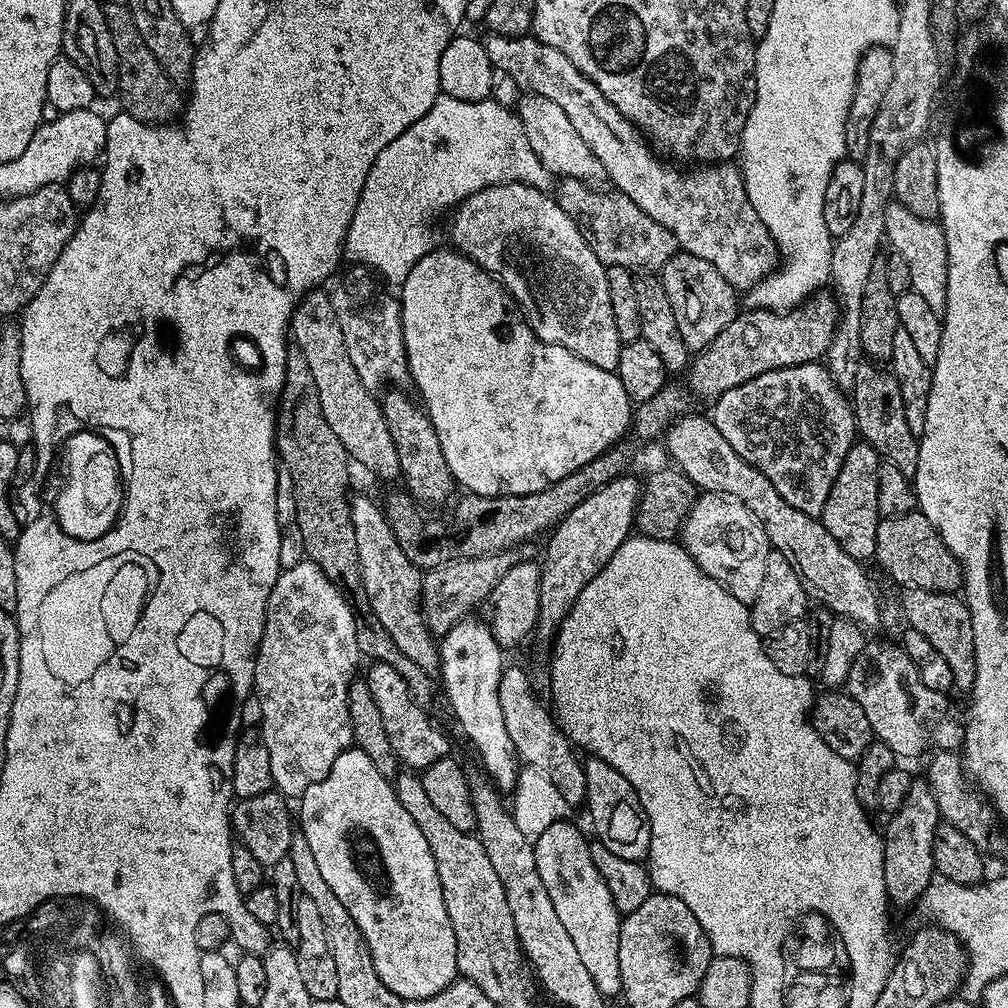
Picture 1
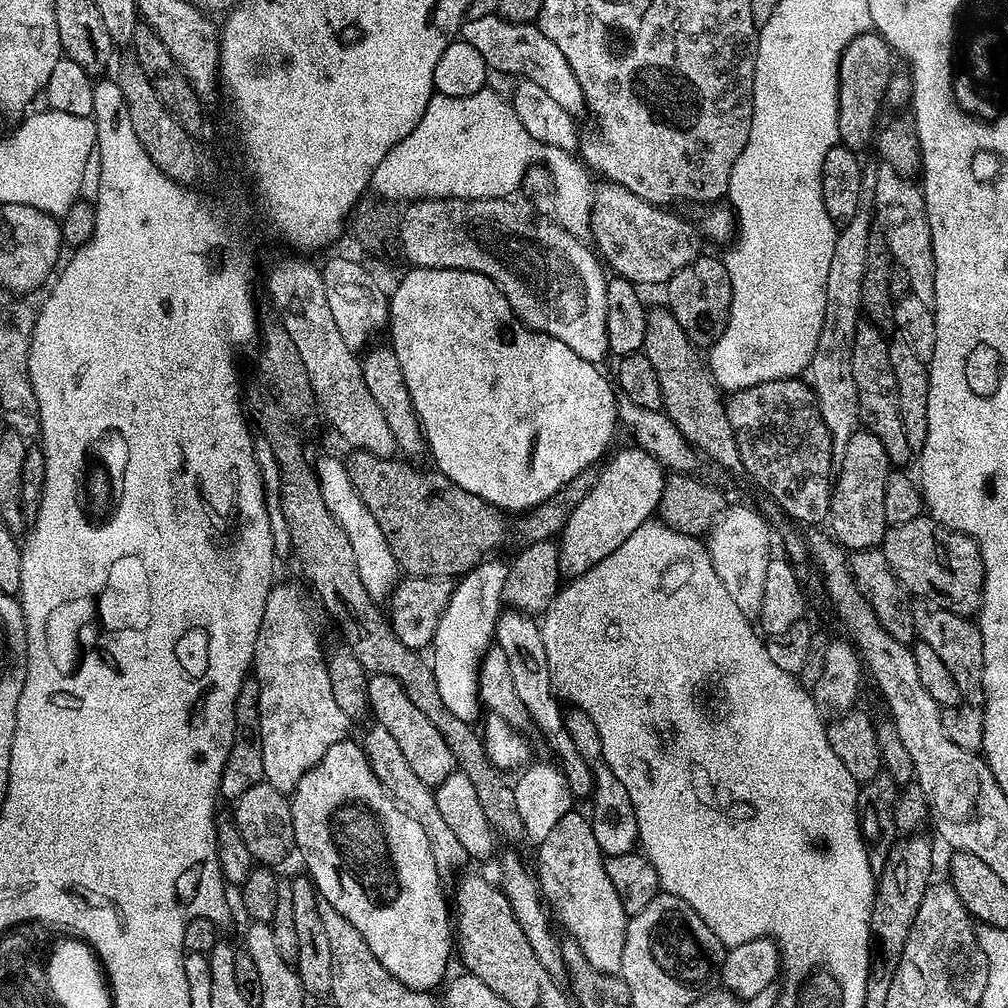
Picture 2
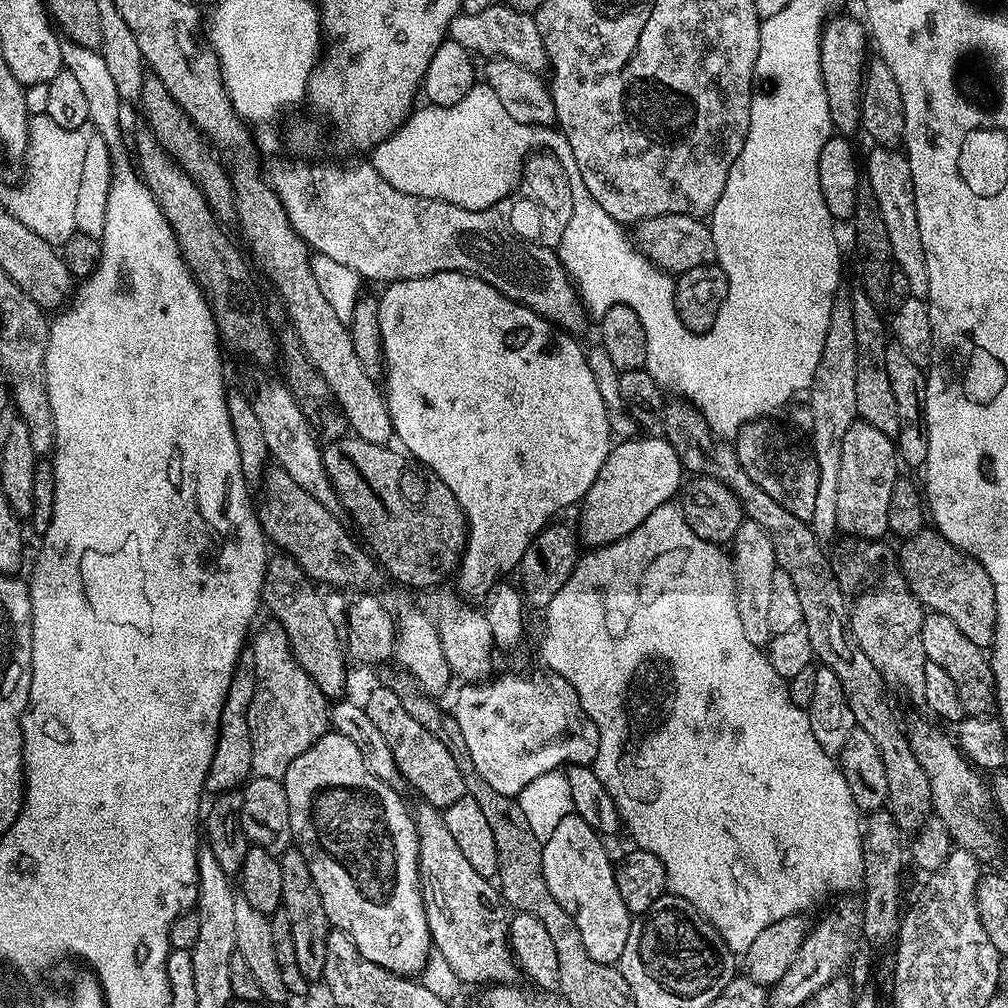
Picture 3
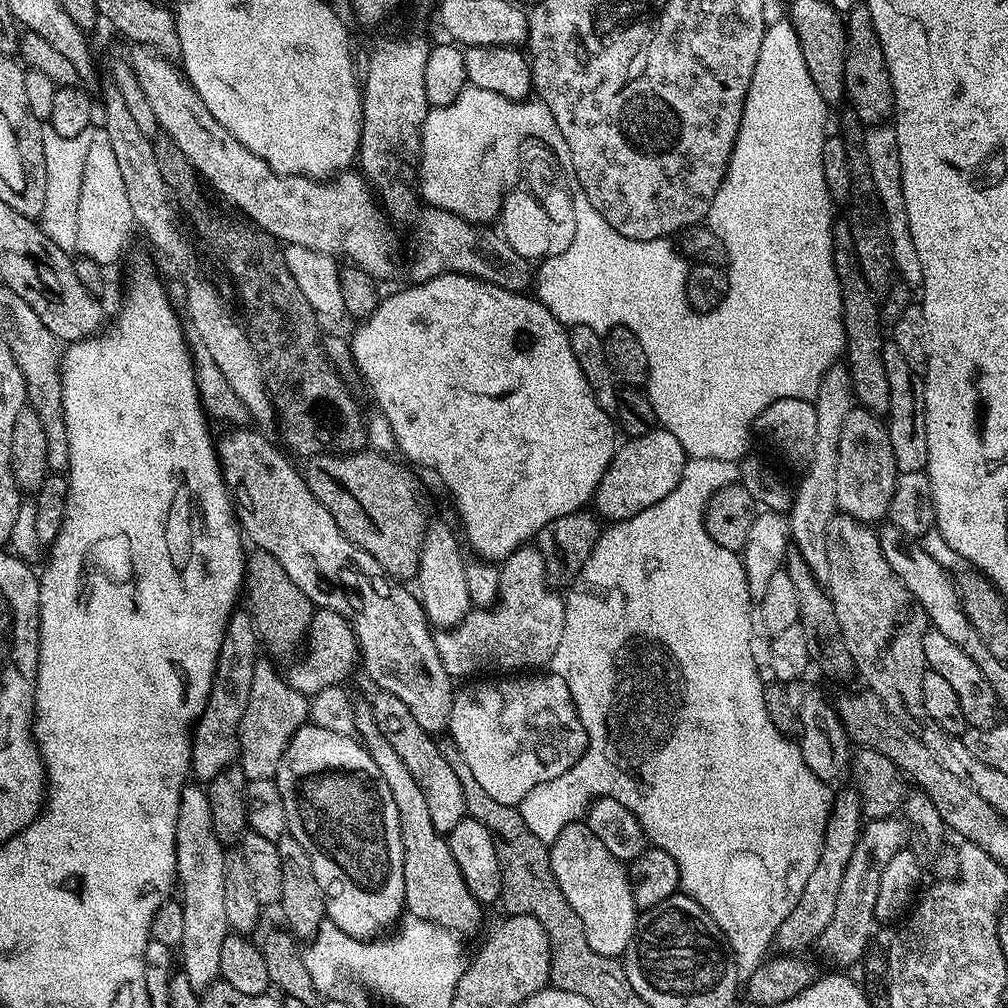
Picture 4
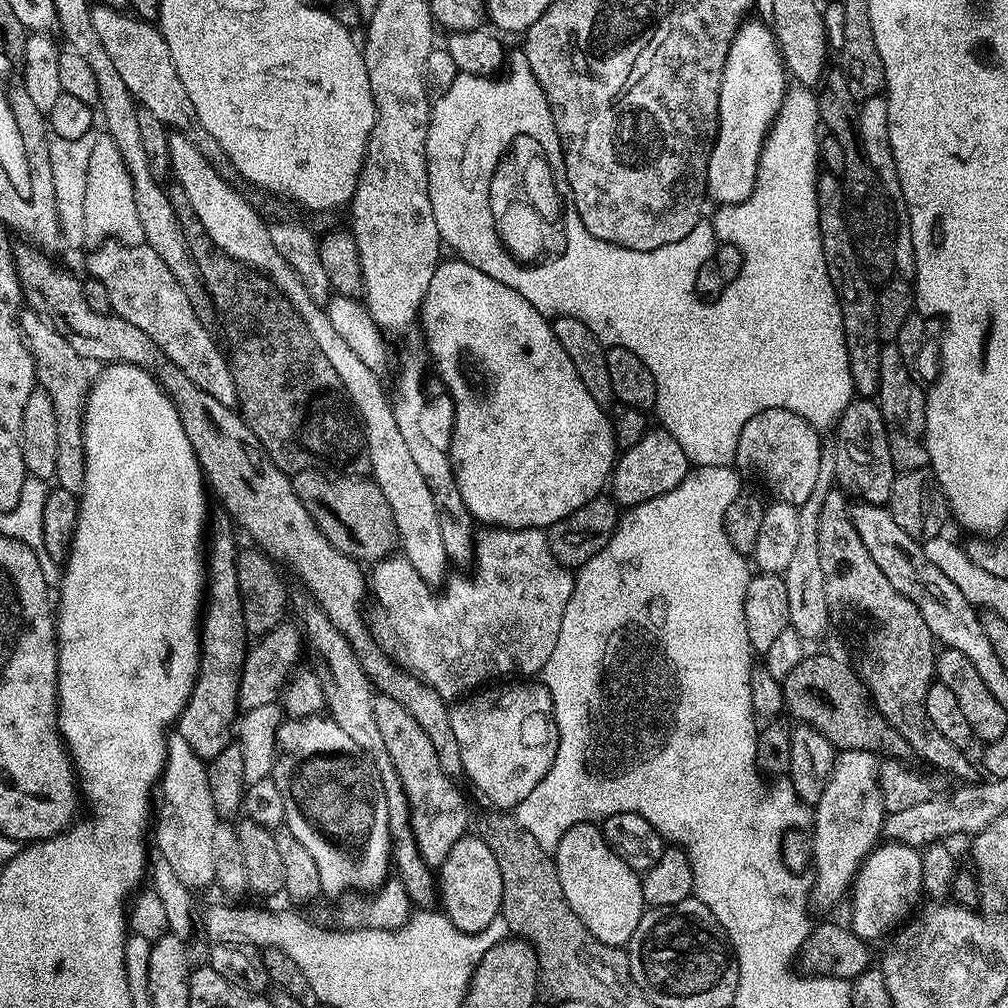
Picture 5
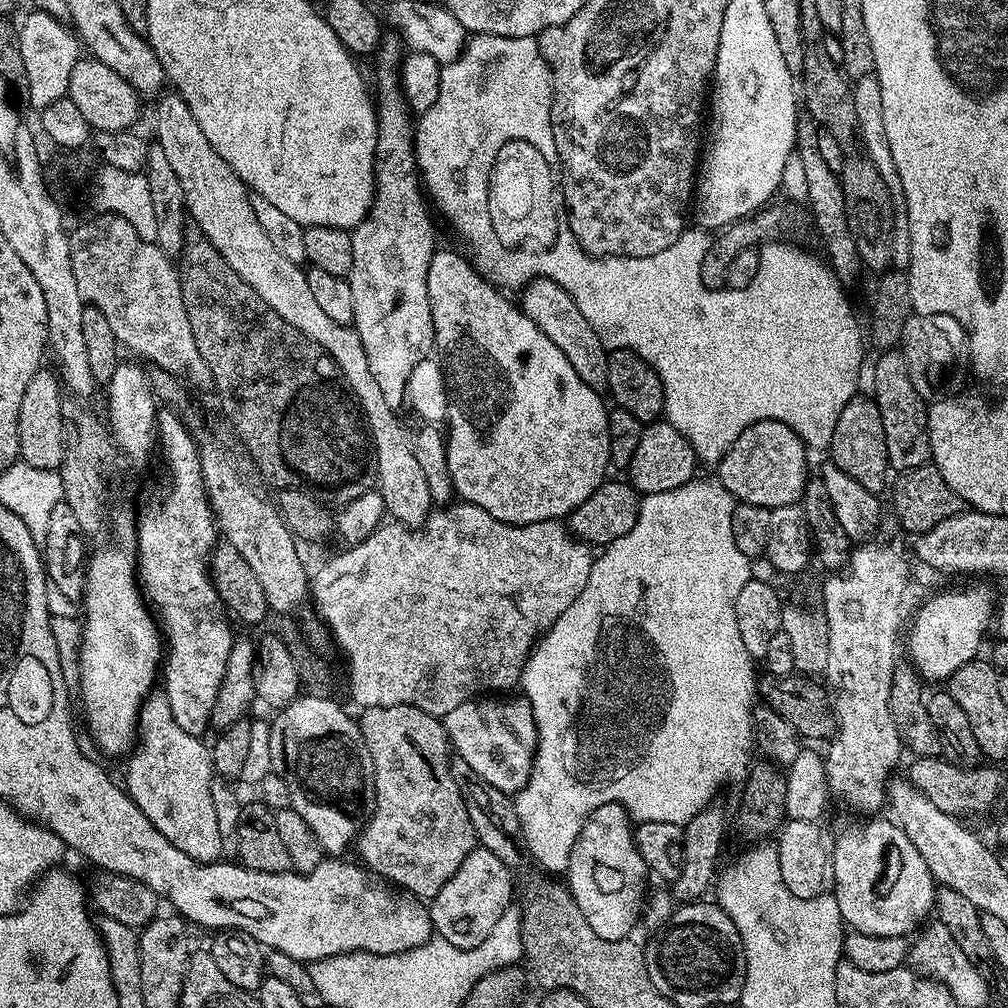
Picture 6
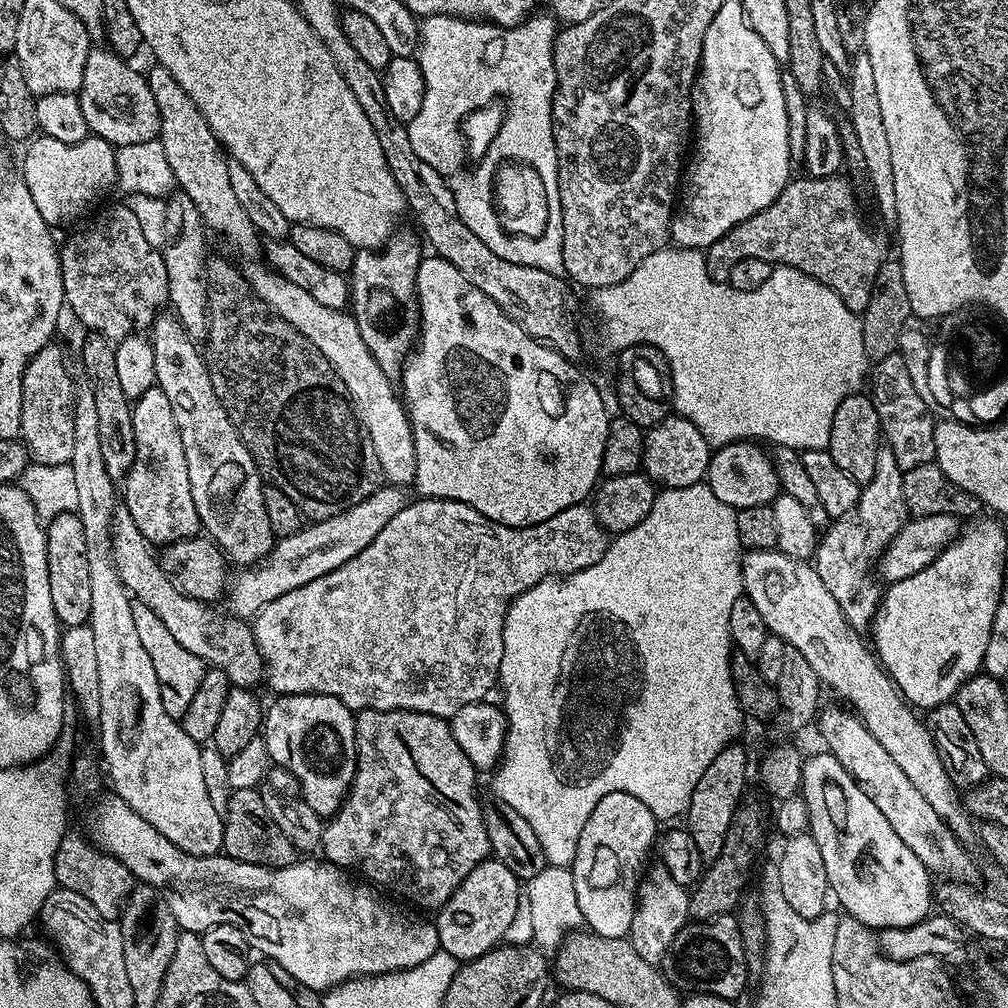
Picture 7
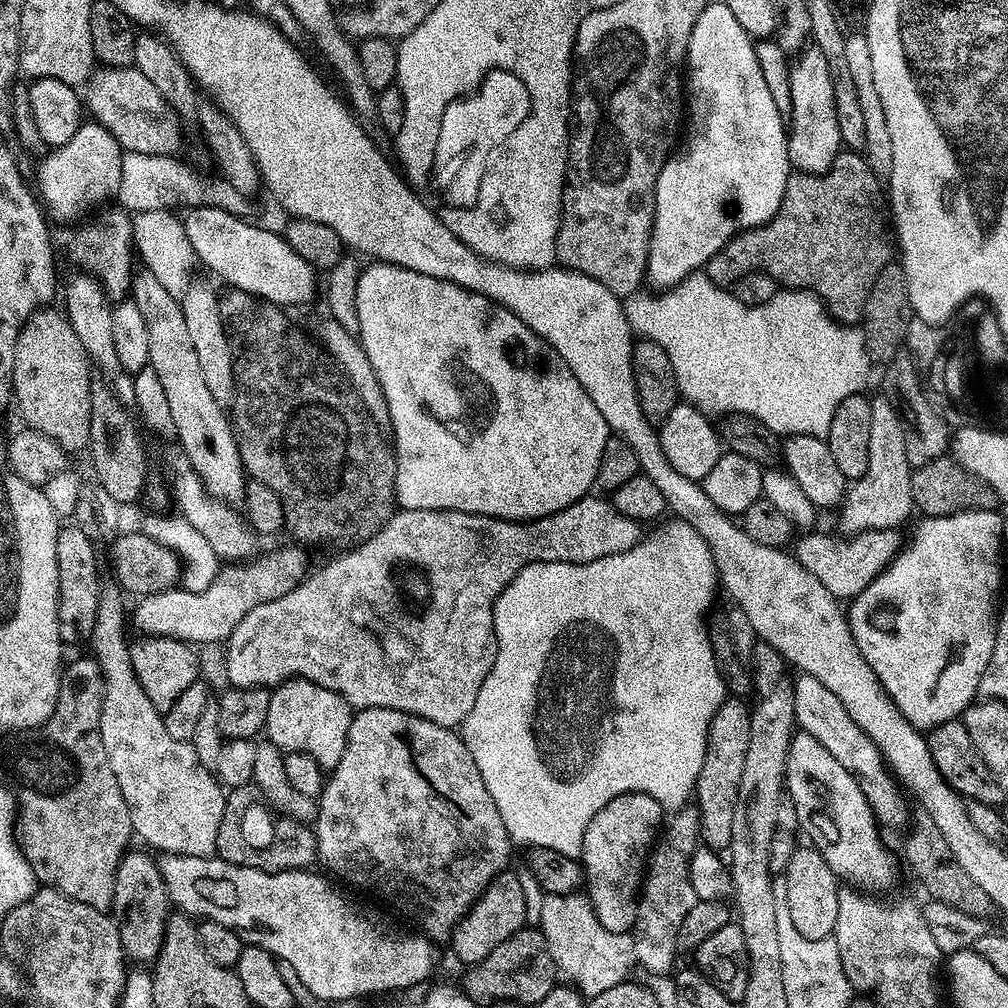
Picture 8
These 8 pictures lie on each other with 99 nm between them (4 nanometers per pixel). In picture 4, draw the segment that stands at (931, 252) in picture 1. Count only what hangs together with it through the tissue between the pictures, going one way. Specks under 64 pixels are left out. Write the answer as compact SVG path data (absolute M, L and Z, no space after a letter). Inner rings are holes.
M888 122L865 127L864 145L866 162L870 166L870 175L874 177L874 186L878 186L878 198L890 230L896 272L899 279L909 288L919 289L924 282L922 262L918 262L918 250L914 250L914 238L908 229L906 198L902 198L902 162L898 158L898 134L895 127Z

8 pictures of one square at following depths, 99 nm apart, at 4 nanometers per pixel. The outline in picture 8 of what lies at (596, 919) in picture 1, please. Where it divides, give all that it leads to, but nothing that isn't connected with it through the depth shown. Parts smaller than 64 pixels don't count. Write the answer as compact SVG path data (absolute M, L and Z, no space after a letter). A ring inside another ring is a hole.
M627 792L606 802L606 806L590 818L579 859L584 866L586 897L607 931L631 933L646 861L665 820L666 809L650 798L650 794L641 792Z

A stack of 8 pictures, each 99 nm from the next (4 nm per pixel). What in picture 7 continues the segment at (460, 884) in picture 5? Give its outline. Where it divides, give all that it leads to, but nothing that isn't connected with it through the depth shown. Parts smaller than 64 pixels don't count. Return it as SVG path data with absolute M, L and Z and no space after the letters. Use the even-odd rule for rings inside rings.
M489 858L474 866L474 870L466 874L462 886L458 886L458 890L454 890L452 897L435 913L434 923L440 939L440 951L452 955L459 962L467 962L497 947L514 921L521 895L522 881L512 873L510 866L506 866L501 860Z

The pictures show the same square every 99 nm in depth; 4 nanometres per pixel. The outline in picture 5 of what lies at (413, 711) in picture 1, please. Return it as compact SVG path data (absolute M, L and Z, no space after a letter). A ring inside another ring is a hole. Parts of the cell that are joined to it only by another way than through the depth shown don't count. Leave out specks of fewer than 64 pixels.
M374 695L374 719L378 722L382 742L386 742L390 762L394 762L394 770L398 770L398 778L404 787L412 811L412 832L416 835L418 850L429 866L438 866L446 854L450 854L454 842L469 831L468 804L456 785L459 783L442 770L434 745L430 738L426 738L426 730L422 730L422 726L418 726L418 722L414 722L412 715L394 702L394 698Z

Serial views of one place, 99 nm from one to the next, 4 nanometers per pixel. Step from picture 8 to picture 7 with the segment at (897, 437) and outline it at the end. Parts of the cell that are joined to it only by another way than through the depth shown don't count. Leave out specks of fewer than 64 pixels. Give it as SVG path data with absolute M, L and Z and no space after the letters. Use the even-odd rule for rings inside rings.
M881 446L878 466L874 466L874 478L861 487L860 497L853 508L845 516L835 517L829 523L816 545L814 567L818 578L822 578L826 590L834 594L834 602L838 602L842 614L846 614L846 622L857 630L867 629L876 618L882 588L876 585L874 569L884 549L910 519L902 490L903 481L904 473L894 460L891 449Z

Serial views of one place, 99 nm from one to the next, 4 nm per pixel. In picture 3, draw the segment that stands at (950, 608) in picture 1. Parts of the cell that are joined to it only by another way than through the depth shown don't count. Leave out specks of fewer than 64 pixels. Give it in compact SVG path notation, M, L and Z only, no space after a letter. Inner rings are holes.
M929 611L922 622L922 650L928 655L929 664L942 666L950 678L954 678L954 686L958 689L958 698L962 698L965 713L970 716L991 716L996 712L996 687L989 653L985 649L974 646L956 623L946 614Z

